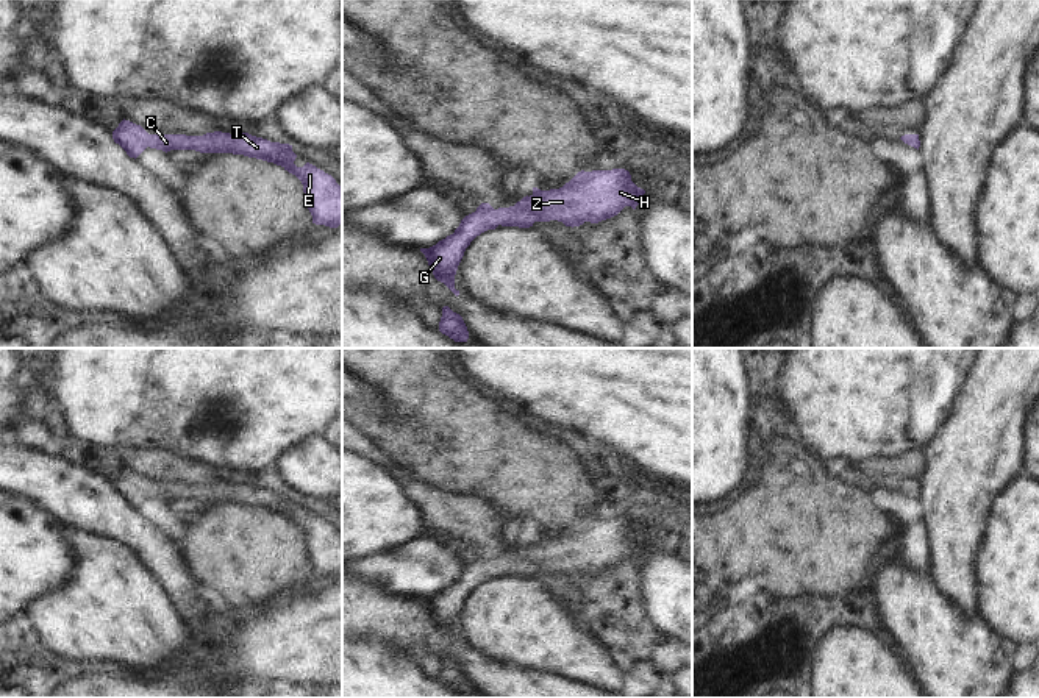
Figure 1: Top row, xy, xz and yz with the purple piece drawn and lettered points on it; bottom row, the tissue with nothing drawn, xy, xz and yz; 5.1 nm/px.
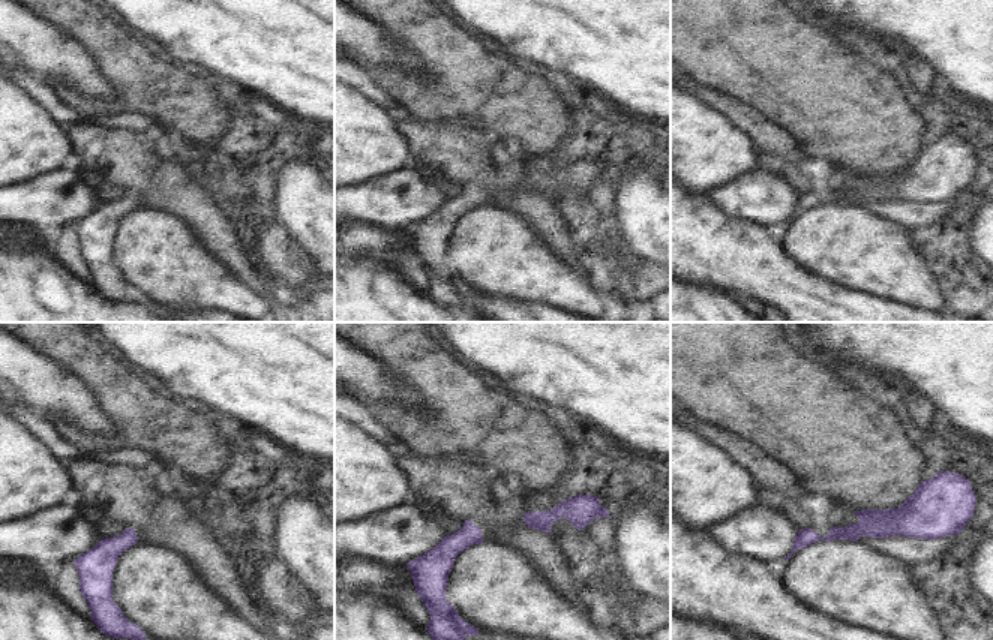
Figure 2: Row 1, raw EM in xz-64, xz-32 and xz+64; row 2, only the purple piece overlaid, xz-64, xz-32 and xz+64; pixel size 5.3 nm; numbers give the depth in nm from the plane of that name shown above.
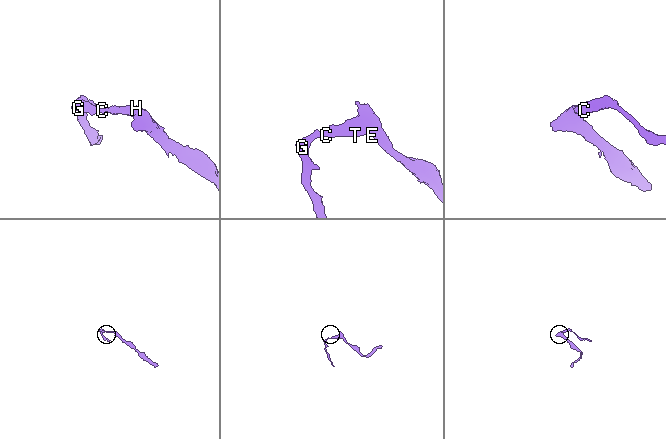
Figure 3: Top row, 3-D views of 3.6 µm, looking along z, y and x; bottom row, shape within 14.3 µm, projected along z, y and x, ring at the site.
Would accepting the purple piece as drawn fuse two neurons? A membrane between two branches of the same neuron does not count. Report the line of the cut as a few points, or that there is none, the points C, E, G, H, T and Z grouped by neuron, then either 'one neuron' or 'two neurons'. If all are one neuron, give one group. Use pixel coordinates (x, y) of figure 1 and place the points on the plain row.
no cut | C E G H T Z | one neuron

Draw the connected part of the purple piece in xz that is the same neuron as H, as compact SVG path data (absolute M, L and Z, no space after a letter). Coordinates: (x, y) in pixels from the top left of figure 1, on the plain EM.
M625 518L578 522L559 539L541 540L523 547L514 556L494 559L481 553L466 565L453 584L430 598L420 598L434 628L444 632L456 646L455 625L470 592L487 579L502 576L530 578L534 572L558 570L566 576L584 572L598 573L617 565L625 556L636 556L644 539L631 531Z

